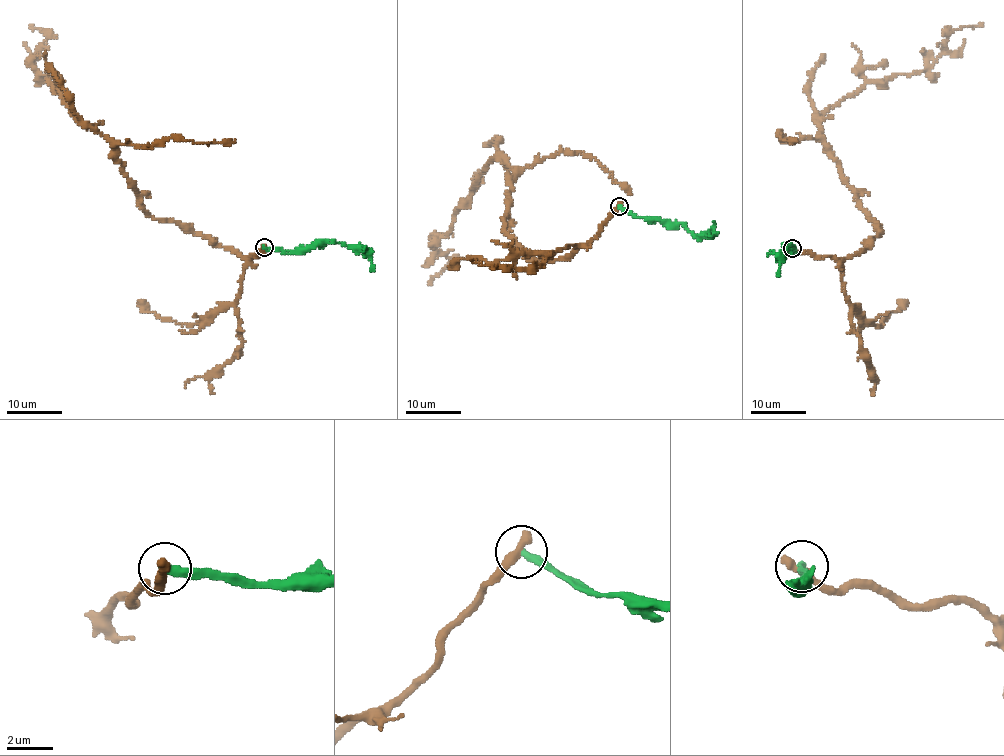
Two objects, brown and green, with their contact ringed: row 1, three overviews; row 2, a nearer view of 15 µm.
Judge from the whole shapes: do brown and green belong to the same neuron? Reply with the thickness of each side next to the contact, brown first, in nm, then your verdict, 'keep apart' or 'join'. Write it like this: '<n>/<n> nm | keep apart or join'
500/360 nm | keep apart

